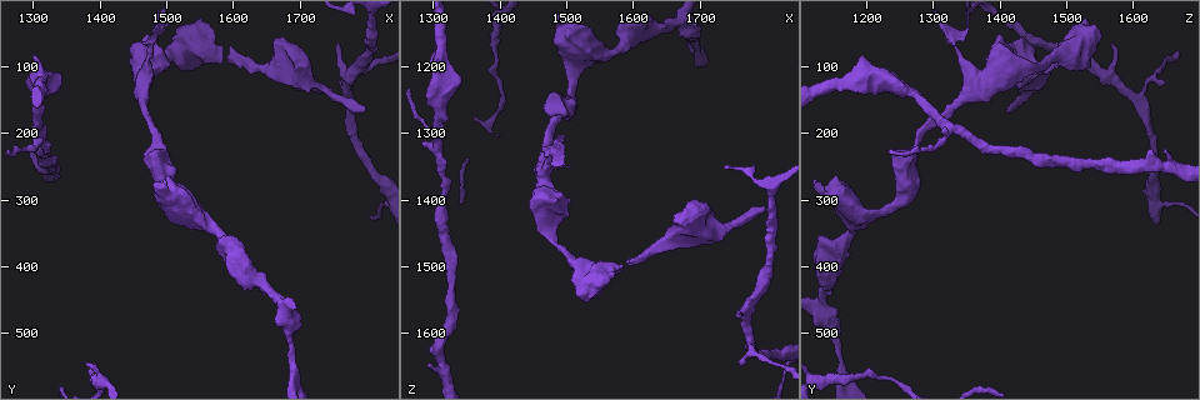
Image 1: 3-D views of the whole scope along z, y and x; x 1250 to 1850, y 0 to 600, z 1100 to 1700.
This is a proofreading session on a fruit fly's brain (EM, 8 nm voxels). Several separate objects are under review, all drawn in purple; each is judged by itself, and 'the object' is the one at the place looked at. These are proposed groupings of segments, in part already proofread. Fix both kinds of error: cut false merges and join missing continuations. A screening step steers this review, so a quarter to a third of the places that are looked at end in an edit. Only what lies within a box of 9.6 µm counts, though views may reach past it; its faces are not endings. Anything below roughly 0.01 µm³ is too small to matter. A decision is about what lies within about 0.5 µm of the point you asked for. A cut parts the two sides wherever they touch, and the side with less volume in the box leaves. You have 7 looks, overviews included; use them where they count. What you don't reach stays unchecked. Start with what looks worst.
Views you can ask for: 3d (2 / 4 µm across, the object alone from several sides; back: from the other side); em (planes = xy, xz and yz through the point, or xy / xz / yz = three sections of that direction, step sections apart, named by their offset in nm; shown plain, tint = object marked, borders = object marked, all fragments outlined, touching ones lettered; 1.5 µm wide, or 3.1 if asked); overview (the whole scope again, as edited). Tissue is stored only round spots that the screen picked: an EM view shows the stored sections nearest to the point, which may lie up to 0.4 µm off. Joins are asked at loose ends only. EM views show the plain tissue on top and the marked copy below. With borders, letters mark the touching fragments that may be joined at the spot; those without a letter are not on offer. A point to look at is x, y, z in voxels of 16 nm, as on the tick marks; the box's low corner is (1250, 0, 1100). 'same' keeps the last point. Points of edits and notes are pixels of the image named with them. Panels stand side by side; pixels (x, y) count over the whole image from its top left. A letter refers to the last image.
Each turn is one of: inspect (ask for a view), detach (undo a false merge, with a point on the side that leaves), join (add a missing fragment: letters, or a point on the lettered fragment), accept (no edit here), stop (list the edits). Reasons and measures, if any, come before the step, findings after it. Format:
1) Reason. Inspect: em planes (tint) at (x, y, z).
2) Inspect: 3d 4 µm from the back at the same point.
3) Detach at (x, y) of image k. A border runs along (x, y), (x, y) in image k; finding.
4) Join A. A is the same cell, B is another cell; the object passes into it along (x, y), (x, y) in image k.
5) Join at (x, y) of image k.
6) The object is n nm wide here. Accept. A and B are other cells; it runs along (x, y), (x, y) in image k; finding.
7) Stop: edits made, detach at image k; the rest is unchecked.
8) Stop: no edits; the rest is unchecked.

An open end. Inspect: em planes (borders) at (1795, 165, 1410).

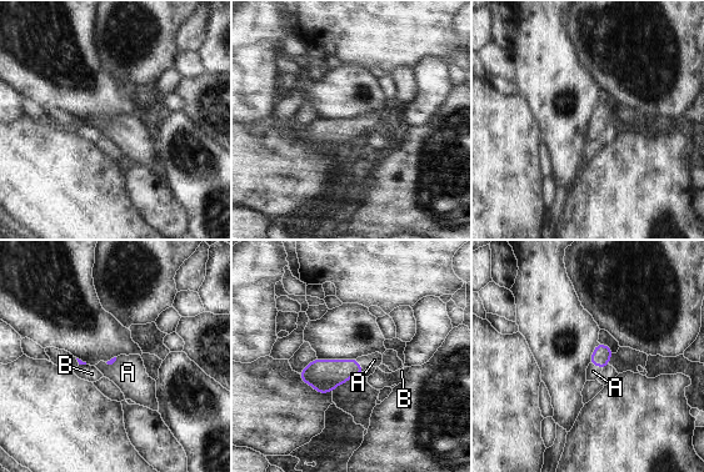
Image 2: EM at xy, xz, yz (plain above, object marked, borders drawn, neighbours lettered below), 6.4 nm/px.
Join A. A is the same cell, B is another cell; the object passes into it along (324, 375), (359, 365), (374, 360) in image 2; it goes on there.

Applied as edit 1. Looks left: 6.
Inspect: overview.

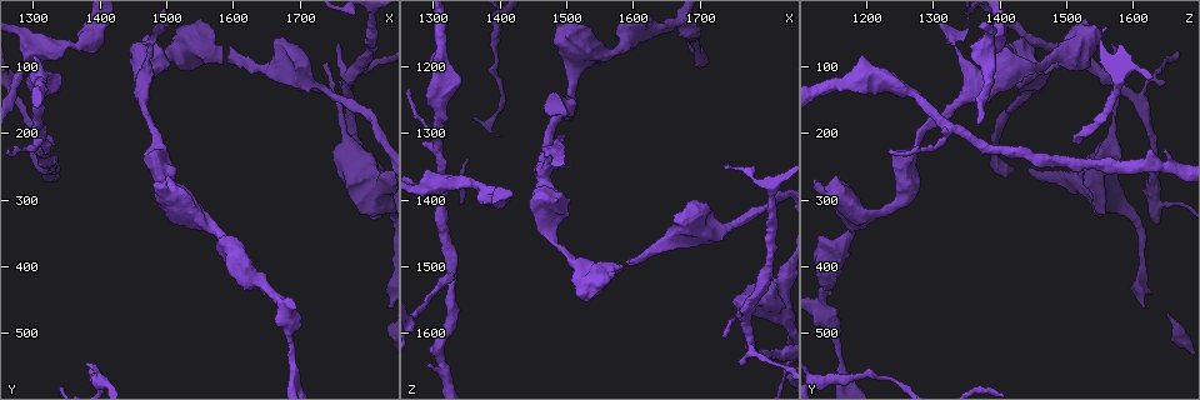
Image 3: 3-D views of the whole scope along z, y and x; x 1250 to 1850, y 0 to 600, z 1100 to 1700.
Inspect: em xz step 4 (borders) at (1755, 70, 1565).

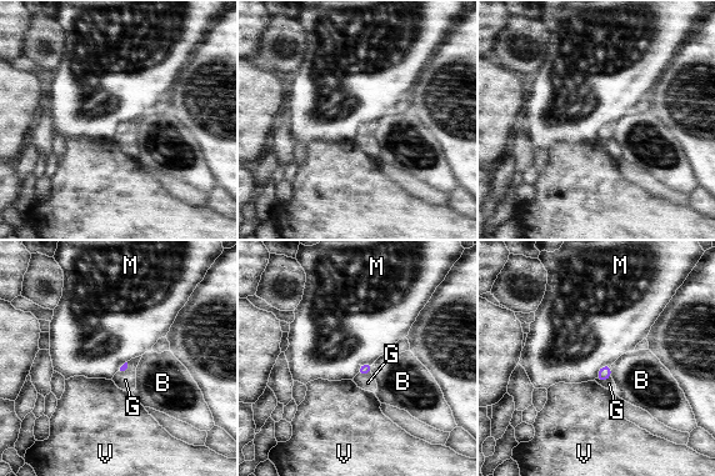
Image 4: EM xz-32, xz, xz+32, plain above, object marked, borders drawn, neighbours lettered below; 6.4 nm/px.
Inspect: em planes (borders) at the same point.

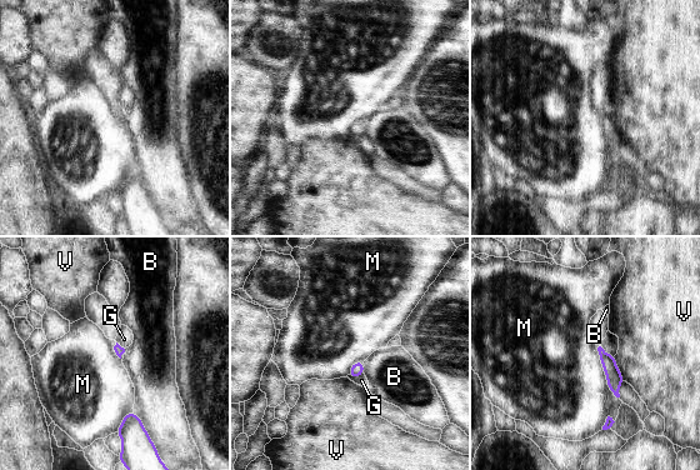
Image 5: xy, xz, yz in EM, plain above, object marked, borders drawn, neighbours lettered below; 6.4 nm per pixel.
Accept. B, G, M and V are other cells; a border runs along (599, 345), (606, 385), (619, 398) in image 5; none of them fits.

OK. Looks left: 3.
Calibre changes. Inspect: 3d 4 µm at (1500, 290, 1140).

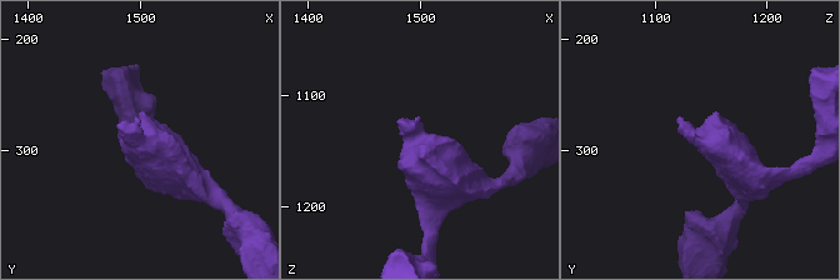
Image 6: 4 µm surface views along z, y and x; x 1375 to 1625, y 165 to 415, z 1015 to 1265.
Inspect: em planes (tint) at (1502, 290, 1142).

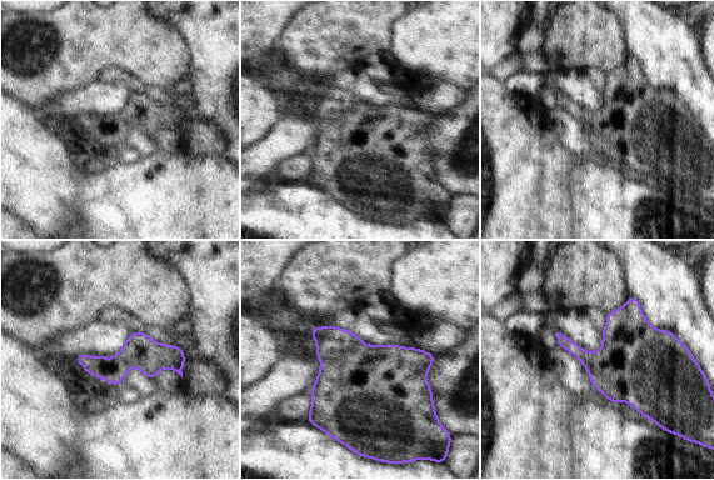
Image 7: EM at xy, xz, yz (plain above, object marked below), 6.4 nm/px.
See the neighbours. Inspect: em planes (borders) at the same point.

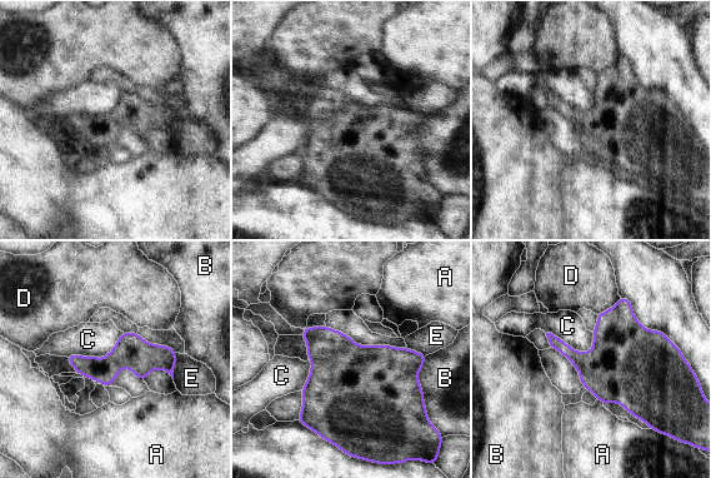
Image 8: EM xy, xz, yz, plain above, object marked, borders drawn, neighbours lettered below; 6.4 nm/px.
The longest contact is with C, 400 nm. Accept. A, B, C, D and E are other cells; it runs along (171, 353), (71, 359) in image 8; continuous, no second neuron.

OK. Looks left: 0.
Stop: edits made, join at image 2; the rest is unchecked.

